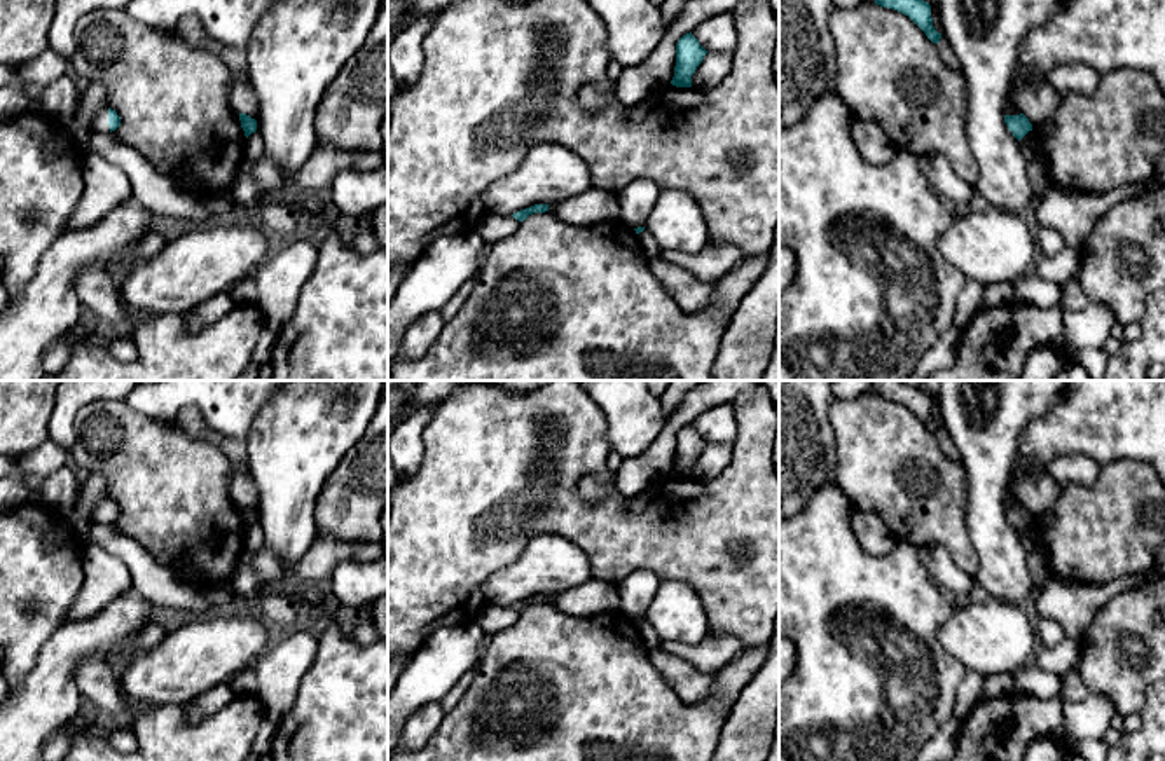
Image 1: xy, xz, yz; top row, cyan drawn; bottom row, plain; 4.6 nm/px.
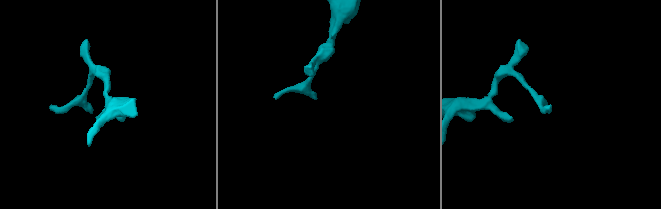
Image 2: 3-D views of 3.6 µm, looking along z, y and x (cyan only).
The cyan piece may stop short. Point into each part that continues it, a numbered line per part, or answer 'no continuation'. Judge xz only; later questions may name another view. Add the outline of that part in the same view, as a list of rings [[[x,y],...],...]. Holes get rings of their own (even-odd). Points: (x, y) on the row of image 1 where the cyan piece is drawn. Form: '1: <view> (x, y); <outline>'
no continuation

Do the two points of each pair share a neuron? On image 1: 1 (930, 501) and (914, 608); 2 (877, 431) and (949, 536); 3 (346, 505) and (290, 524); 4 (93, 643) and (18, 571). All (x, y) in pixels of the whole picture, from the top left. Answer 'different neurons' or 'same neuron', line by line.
1: different neurons
2: same neuron
3: different neurons
4: different neurons

